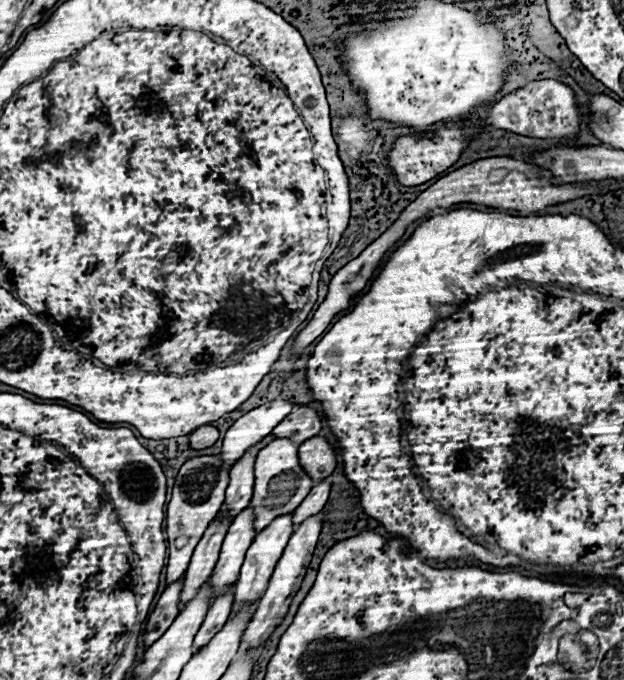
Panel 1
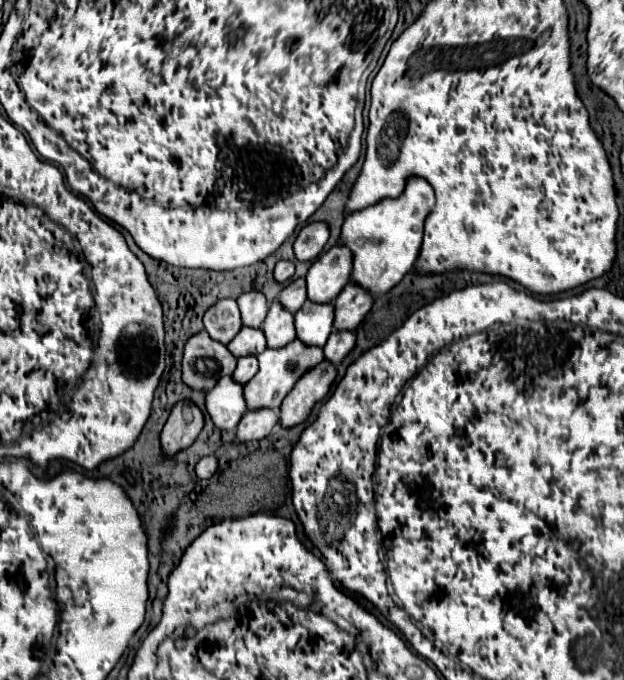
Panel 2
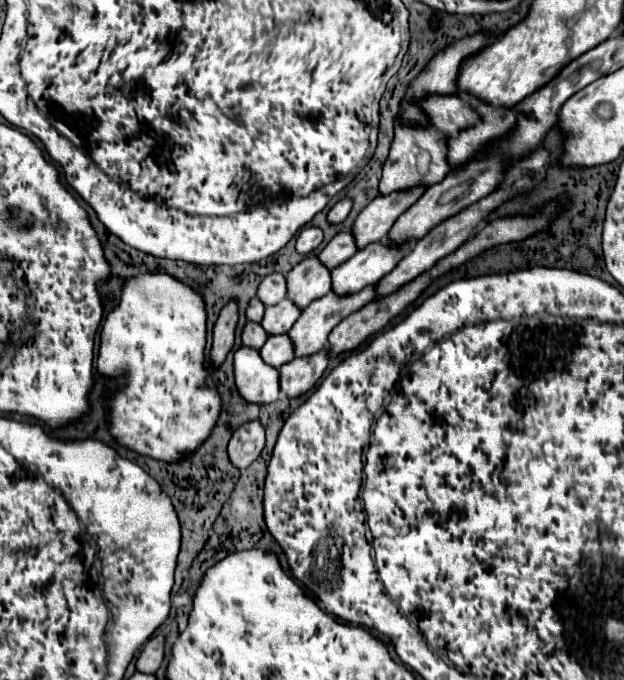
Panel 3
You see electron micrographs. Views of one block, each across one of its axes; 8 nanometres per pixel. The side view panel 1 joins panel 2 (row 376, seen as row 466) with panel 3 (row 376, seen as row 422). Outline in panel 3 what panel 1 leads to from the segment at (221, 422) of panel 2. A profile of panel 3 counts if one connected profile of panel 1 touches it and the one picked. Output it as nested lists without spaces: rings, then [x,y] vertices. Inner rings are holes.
[[[240,348],[234,354],[234,382],[238,394],[248,404],[270,404],[278,400],[278,370],[264,364],[258,350]]]

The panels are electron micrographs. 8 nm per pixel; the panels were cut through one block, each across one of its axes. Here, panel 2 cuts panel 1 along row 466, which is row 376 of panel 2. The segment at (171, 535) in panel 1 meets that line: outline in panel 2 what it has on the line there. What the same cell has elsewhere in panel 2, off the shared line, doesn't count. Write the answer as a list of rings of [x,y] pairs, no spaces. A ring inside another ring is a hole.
[[[204,330],[188,338],[182,356],[182,382],[188,388],[208,392],[222,376],[230,376],[234,368],[236,358]]]

